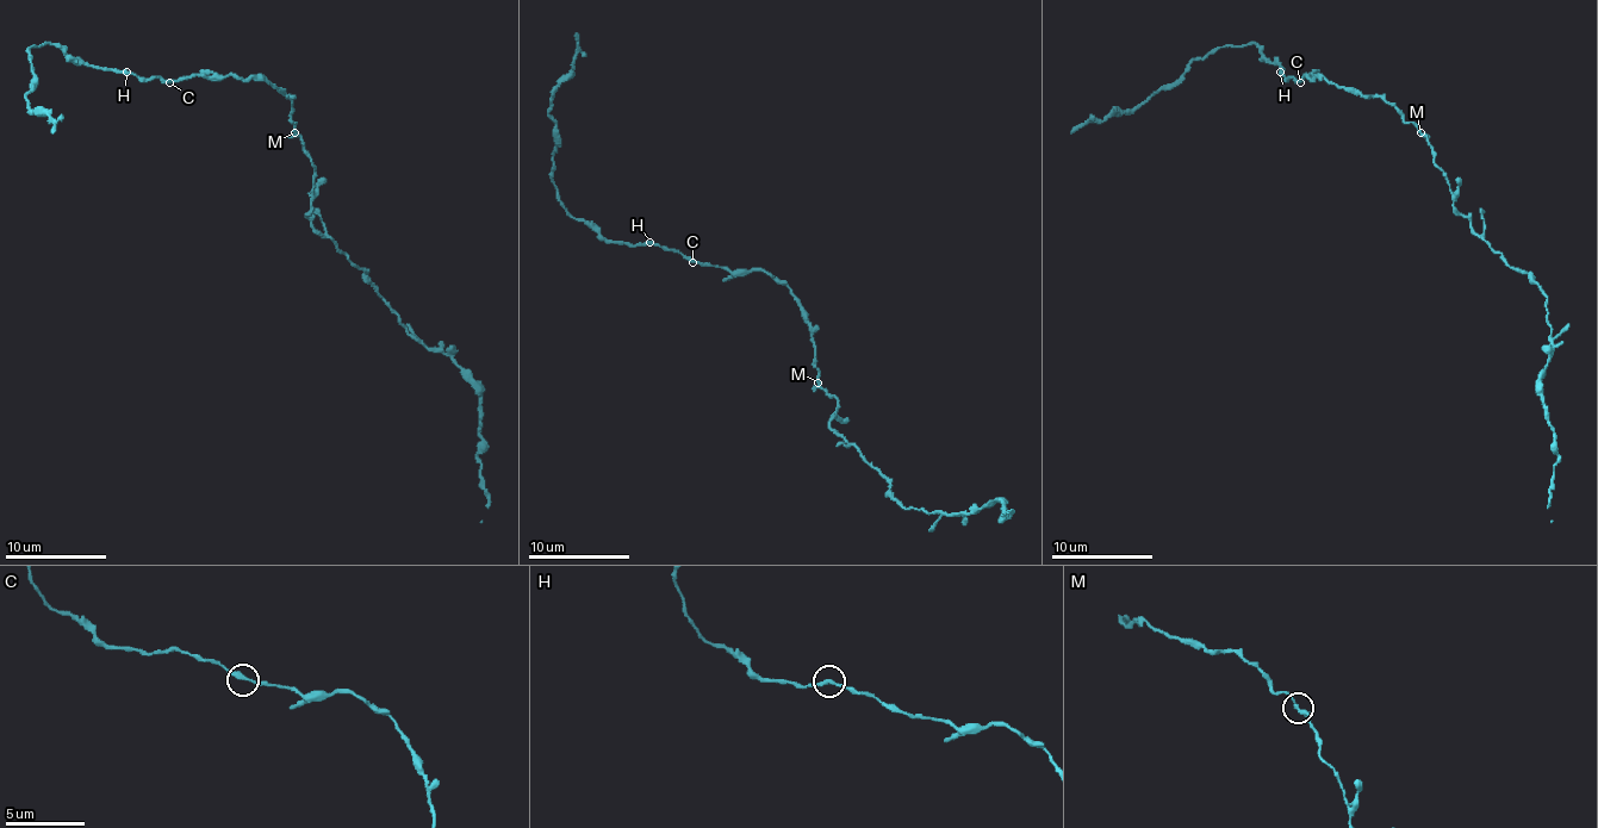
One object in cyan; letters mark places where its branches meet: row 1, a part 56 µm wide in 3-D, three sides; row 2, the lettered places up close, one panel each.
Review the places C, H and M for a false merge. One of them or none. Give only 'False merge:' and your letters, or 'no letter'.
False merge: no letter

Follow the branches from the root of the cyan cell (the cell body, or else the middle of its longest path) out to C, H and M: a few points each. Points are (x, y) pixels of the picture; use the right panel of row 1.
C: (1397, 110), (1379, 97), (1363, 97), (1345, 87), (1311, 80), (1307, 74), (1300, 82)
H: (1397, 110), (1379, 97), (1363, 97), (1345, 87), (1311, 80), (1307, 74), (1300, 80), (1287, 80), (1280, 72)
M: (1397, 110), (1419, 132)

